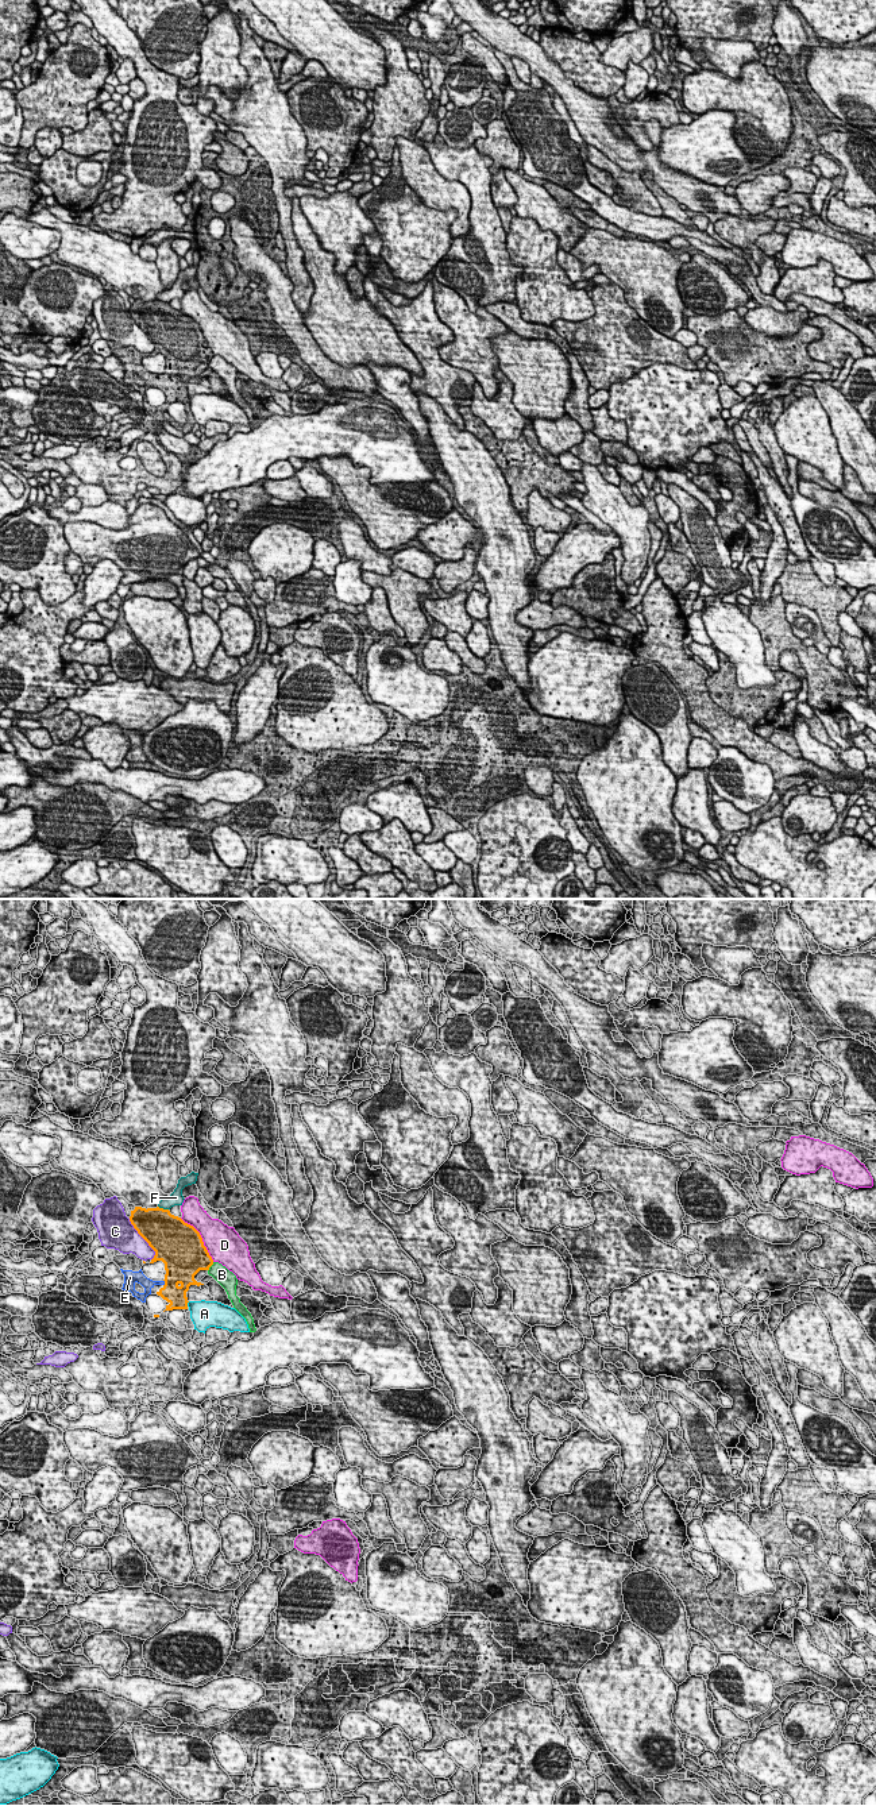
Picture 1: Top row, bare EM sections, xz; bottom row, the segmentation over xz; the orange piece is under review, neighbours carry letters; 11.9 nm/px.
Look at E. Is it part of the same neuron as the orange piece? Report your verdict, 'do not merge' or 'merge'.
merge

